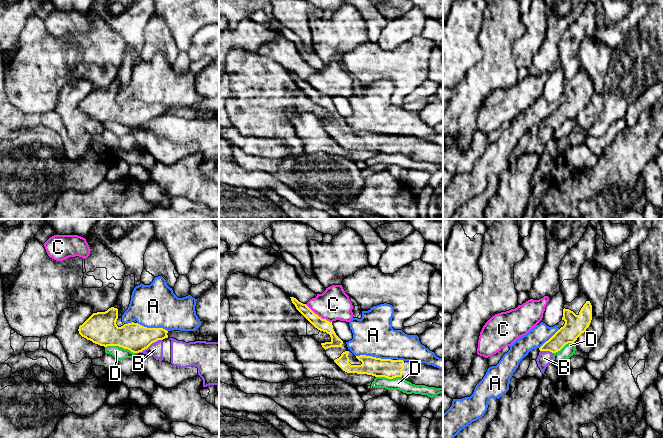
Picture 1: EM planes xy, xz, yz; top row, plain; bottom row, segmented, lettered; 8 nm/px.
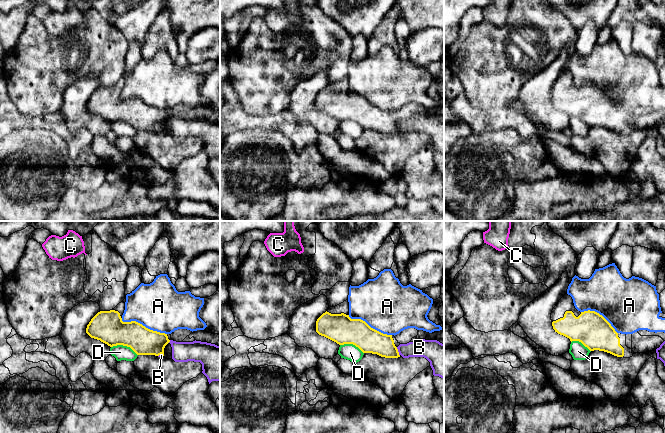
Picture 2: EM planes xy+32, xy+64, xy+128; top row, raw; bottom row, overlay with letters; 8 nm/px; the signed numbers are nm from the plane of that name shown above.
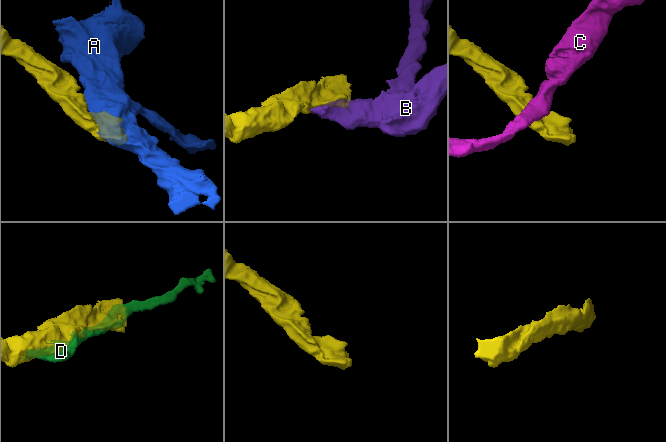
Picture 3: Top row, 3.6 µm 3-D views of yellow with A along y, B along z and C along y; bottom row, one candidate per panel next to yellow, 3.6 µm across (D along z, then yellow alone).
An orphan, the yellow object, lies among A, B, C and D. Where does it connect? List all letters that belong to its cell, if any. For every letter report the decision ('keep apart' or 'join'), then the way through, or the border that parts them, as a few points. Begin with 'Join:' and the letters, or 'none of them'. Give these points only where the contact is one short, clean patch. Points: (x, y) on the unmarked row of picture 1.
Join: none of them
A: keep apart
B: keep apart
C: keep apart; border xz (305, 80), (319, 92), (331, 98)
D: keep apart

